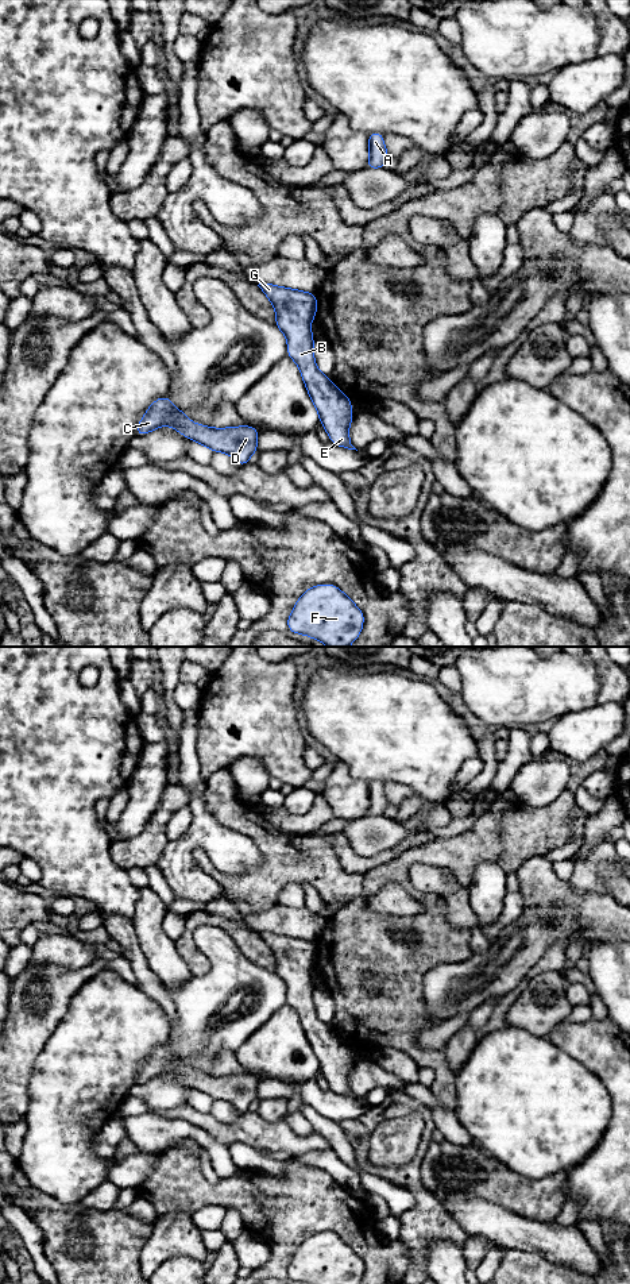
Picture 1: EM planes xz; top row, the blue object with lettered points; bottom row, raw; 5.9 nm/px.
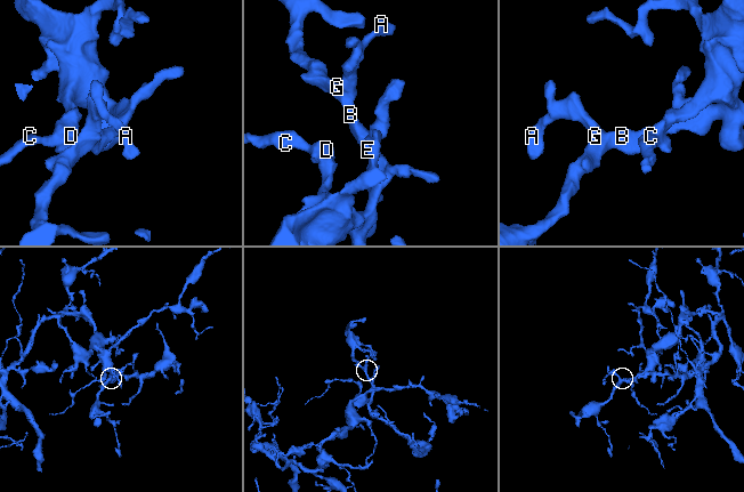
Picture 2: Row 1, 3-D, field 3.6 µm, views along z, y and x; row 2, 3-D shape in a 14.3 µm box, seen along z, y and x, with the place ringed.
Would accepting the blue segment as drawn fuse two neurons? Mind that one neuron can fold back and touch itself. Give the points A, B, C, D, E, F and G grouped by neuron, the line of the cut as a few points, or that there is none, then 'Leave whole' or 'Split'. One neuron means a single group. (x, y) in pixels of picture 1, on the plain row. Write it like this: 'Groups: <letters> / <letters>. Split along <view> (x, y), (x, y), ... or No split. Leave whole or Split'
Groups: A B C D E F G. No split. Leave whole

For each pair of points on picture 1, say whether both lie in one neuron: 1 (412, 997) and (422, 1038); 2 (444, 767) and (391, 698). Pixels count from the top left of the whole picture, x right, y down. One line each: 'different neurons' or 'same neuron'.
1: different neurons
2: same neuron

